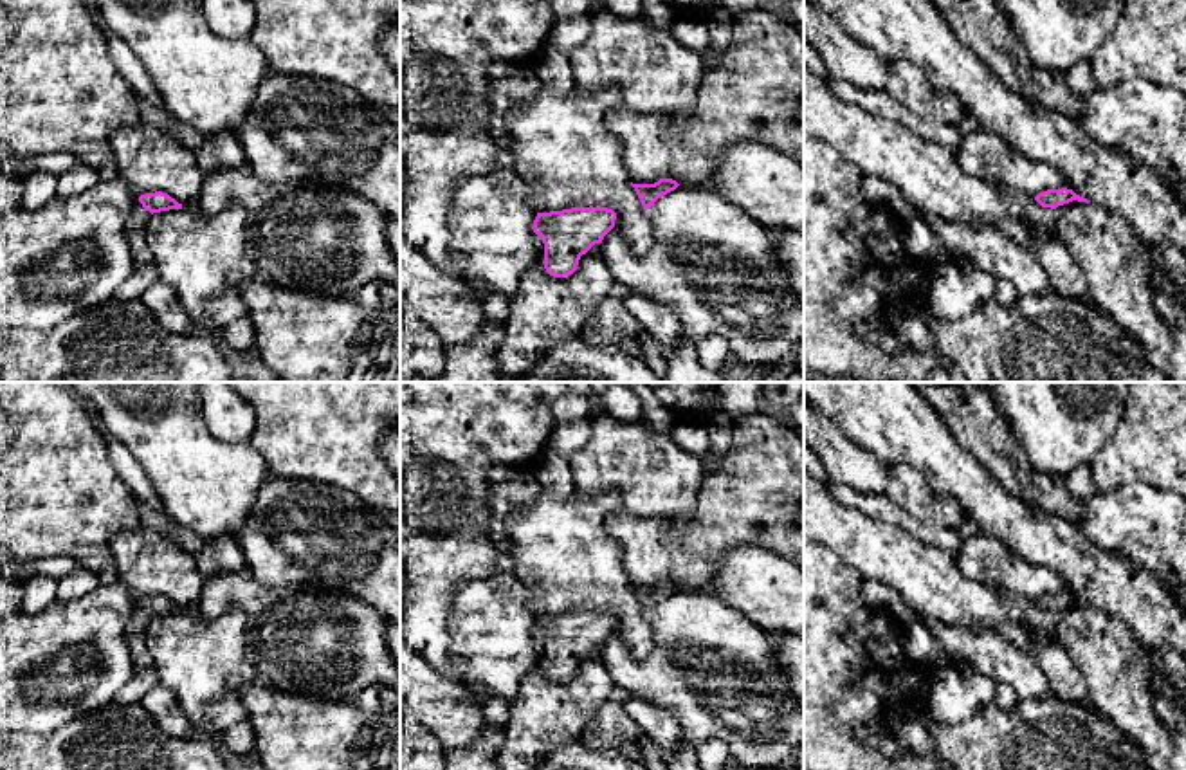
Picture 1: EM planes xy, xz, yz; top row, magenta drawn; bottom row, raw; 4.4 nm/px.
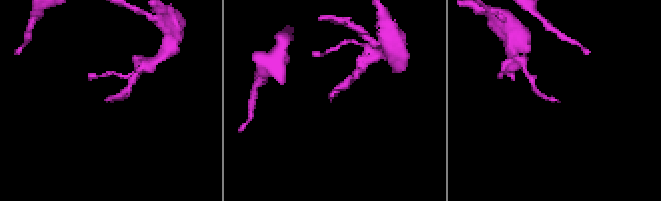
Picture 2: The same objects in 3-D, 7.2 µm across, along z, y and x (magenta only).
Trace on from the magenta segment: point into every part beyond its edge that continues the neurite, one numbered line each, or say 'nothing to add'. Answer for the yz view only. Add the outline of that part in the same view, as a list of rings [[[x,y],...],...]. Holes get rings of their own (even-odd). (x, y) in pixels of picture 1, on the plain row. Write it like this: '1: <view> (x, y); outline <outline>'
1: yz (1116, 669); outline [[[1072,604],[1056,611],[1058,640],[1081,671],[1087,683],[1087,701],[1108,718],[1132,741],[1152,770],[1170,770],[1172,736],[1157,718],[1150,692],[1150,656],[1136,642],[1128,626],[1092,606]]]

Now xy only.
1: xy (136, 630); outline [[[135,600],[132,617],[124,628],[124,638],[132,653],[135,673],[155,667],[153,656],[146,644],[146,629],[150,622],[151,622],[151,617],[146,615],[142,608],[139,606],[139,600]]]

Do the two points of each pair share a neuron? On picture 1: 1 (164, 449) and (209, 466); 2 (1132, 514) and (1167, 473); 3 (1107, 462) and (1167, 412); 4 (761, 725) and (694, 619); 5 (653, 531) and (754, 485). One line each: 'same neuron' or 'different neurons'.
1: same neuron
2: different neurons
3: same neuron
4: same neuron
5: same neuron

